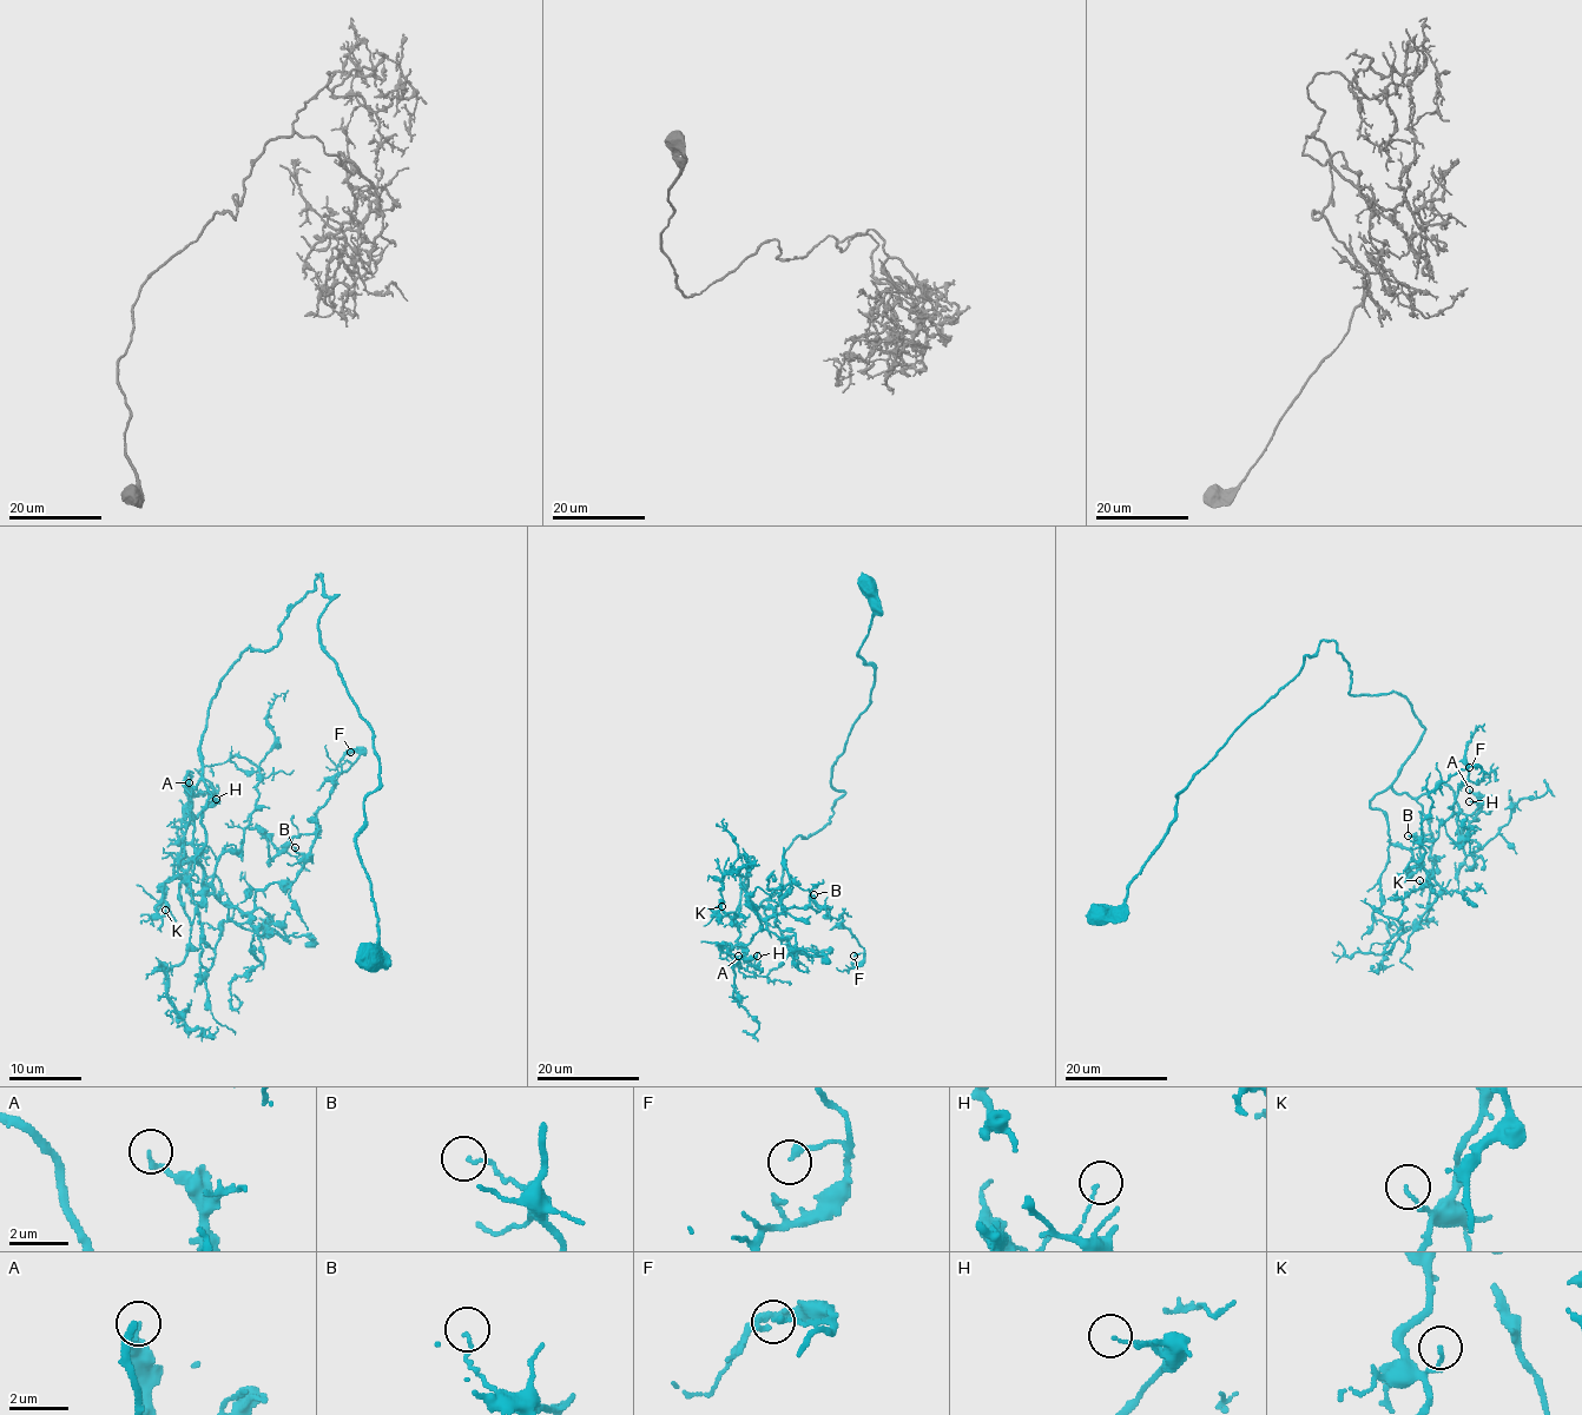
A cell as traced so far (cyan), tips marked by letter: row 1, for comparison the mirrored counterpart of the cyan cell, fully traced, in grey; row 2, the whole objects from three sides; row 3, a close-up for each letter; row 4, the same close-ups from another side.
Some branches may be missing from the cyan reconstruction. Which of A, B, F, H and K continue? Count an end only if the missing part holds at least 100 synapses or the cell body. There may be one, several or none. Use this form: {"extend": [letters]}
{"extend": []}

